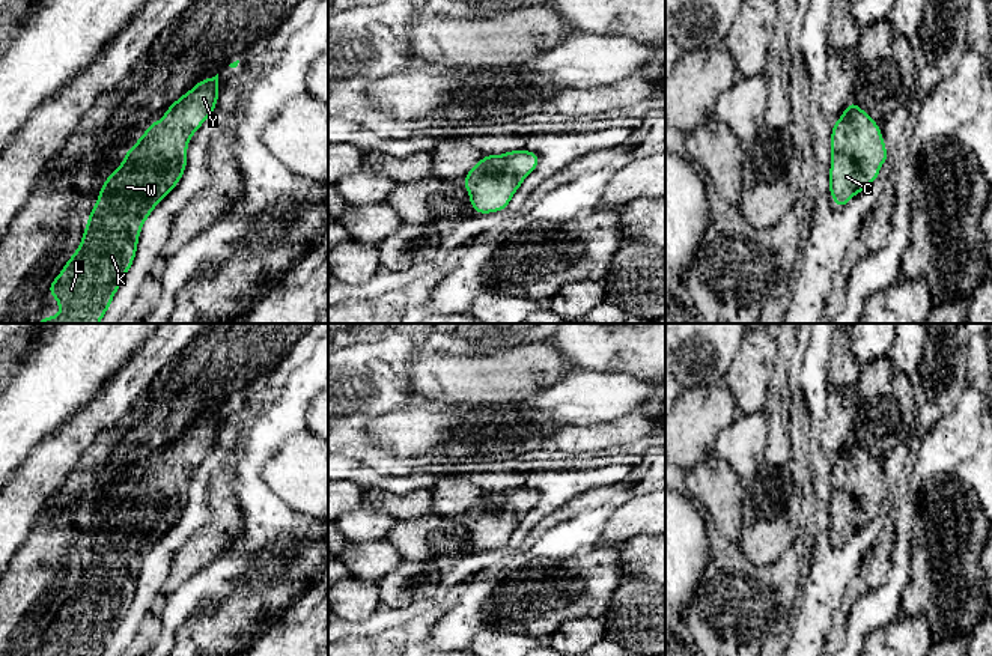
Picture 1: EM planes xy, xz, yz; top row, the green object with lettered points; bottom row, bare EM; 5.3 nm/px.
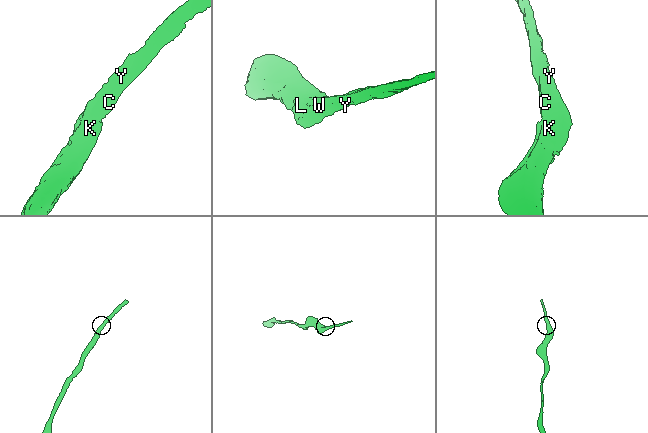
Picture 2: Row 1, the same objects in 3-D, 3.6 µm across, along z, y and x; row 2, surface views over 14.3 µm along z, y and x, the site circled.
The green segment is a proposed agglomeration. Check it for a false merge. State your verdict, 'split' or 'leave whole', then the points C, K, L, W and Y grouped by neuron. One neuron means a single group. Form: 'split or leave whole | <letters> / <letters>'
leave whole | C K L W Y

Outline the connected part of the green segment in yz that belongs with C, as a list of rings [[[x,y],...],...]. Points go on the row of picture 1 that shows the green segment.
[[[854,99],[831,131],[831,200],[841,209],[879,179],[879,169],[888,159],[879,125]]]

